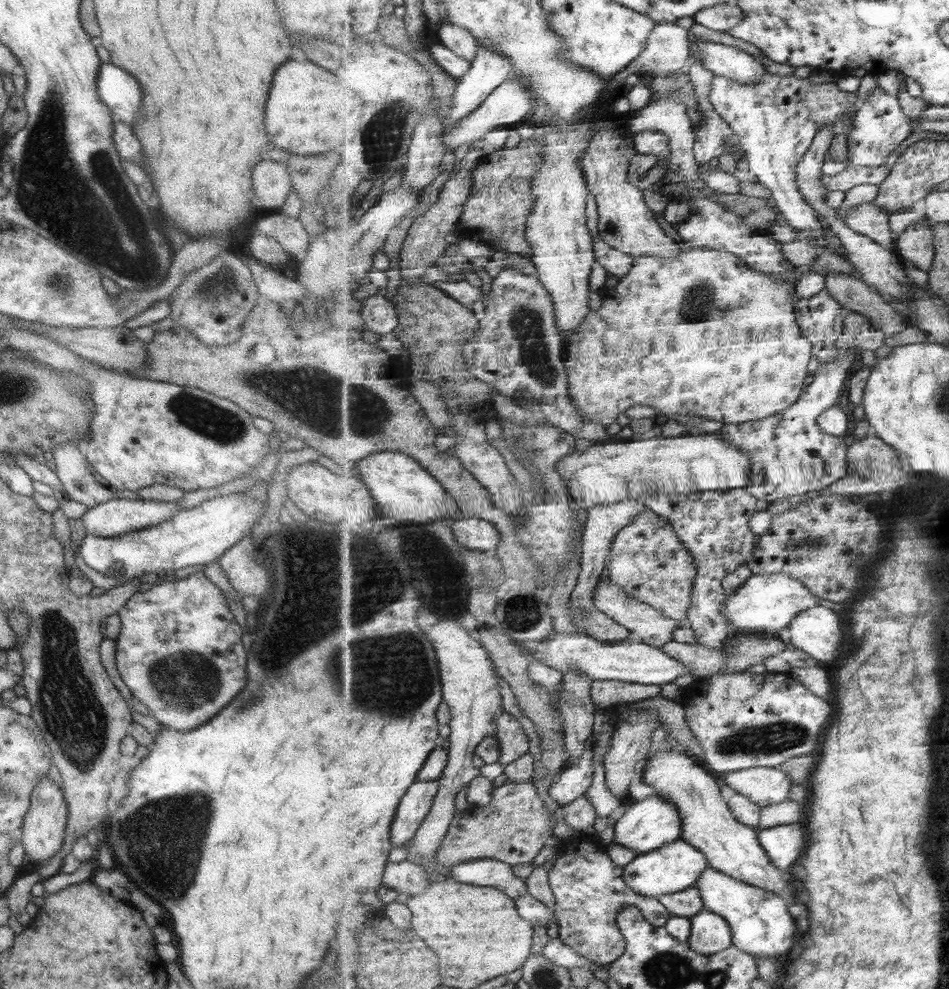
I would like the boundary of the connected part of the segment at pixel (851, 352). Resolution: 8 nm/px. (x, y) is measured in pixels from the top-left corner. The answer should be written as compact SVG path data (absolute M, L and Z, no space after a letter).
M857 348L842 349L837 360L819 366L812 383L792 407L775 416L739 424L723 424L720 435L751 459L747 490L769 504L782 498L807 495L830 488L849 475L847 442L828 432L818 423L821 414L837 404L841 388L849 378Z

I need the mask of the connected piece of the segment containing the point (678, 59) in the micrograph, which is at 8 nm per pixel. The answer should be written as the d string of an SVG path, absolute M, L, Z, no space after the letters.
M657 23L649 36L648 47L628 71L630 74L664 77L687 69L692 62L690 46L688 30L675 23Z

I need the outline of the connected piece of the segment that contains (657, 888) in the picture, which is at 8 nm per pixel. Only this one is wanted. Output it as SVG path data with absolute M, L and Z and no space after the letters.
M681 838L659 850L637 855L624 867L624 879L635 892L649 898L658 898L693 888L699 875L709 866L705 853Z

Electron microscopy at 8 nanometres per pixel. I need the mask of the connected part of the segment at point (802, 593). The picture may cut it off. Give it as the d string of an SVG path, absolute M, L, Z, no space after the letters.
M754 574L733 594L727 594L722 613L731 622L732 634L782 634L786 633L793 618L802 610L819 605L815 596L800 580L781 574Z

